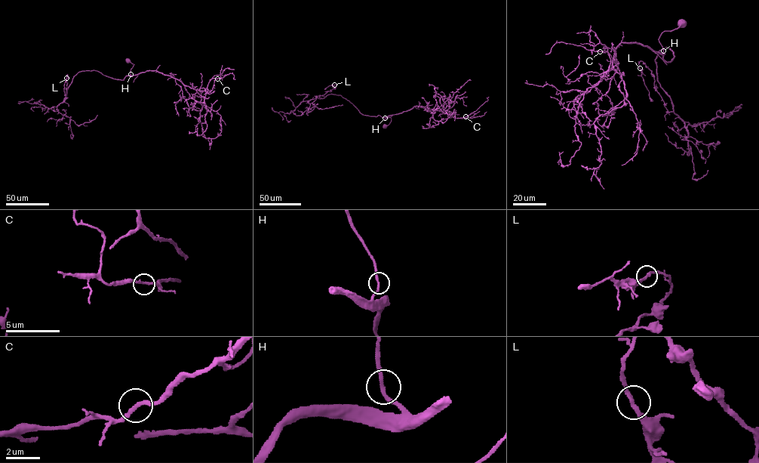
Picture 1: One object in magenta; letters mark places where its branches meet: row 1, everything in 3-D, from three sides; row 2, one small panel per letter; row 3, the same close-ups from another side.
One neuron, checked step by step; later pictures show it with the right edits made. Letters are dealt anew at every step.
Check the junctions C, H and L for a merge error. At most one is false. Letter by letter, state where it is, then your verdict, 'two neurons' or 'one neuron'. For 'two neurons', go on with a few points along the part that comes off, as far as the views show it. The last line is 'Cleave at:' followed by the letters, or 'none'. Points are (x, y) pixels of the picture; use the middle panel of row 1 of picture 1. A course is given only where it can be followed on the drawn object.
C: place (465, 116); one neuron
H: place (385, 118); one neuron
L: place (334, 84); one neuron
Cleave at: none

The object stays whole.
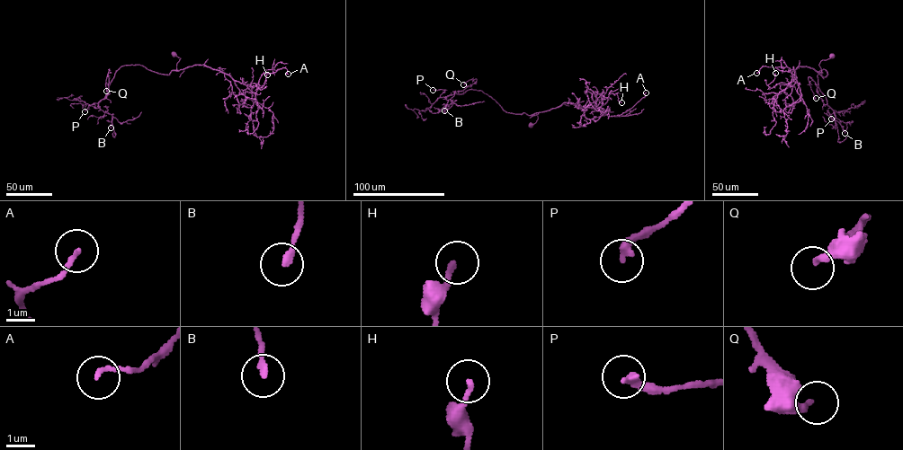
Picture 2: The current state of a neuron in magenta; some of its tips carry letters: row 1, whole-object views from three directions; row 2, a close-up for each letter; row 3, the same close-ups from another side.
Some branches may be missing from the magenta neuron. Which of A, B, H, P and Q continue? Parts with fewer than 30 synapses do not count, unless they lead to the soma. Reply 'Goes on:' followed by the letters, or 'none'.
Goes on: none

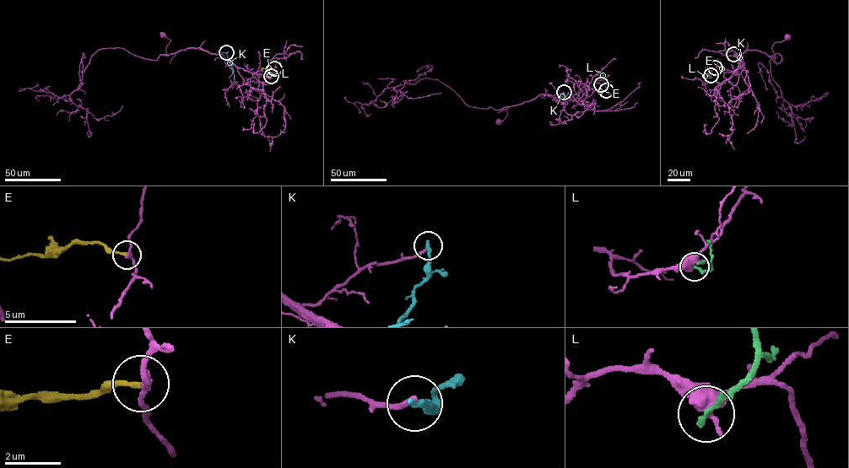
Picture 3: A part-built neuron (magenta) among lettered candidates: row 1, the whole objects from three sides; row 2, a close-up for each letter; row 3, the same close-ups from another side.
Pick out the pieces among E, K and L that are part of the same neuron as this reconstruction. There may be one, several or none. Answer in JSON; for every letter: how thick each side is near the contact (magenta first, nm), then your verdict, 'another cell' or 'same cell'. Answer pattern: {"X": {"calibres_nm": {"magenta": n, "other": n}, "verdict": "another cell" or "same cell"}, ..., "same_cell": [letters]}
{"E": {"calibres_nm": {"magenta": 200, "other": 170}, "verdict": "another cell"}, "K": {"calibres_nm": {"magenta": 180, "other": 240}, "verdict": "another cell"}, "L": {"calibres_nm": {"magenta": 480, "other": 200}, "verdict": "another cell"}, "same_cell": []}

